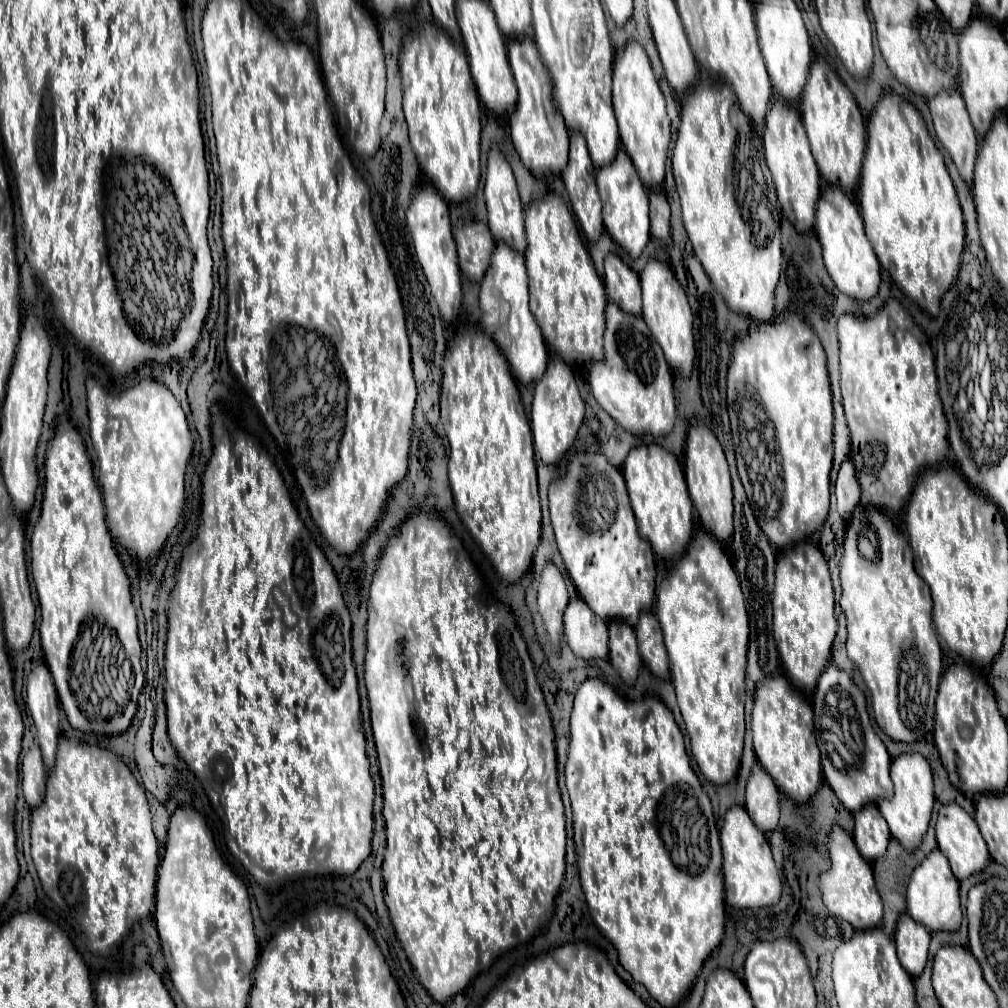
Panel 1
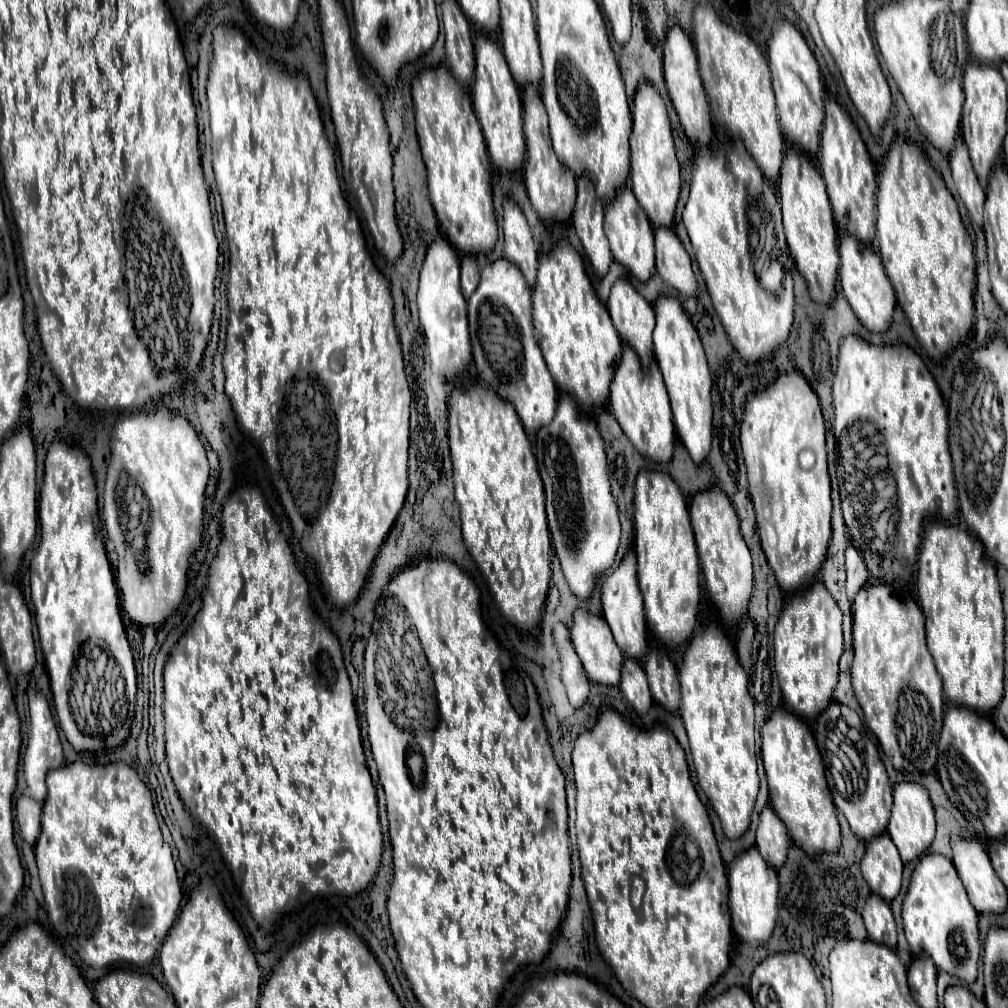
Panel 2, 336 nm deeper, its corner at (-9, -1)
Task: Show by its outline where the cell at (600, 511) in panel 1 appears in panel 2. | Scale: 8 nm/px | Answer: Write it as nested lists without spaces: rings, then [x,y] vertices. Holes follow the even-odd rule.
[[[630,548],[620,566],[604,580],[602,584],[602,616],[608,622],[620,650],[630,658],[642,658],[646,650],[646,616],[644,616],[644,600],[640,588],[636,586],[636,554]]]

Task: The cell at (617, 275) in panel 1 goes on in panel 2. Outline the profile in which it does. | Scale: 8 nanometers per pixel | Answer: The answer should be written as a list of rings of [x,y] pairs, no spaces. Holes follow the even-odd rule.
[[[618,278],[612,286],[608,298],[610,318],[624,342],[628,342],[648,366],[652,356],[652,330],[654,330],[654,310],[652,304],[638,294],[638,290],[626,280]]]

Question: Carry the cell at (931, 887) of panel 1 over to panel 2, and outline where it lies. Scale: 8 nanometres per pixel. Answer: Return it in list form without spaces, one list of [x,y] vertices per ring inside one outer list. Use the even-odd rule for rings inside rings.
[[[926,854],[912,872],[908,894],[902,904],[902,920],[906,940],[910,944],[912,954],[924,950],[934,962],[938,970],[944,970],[952,976],[958,976],[966,982],[976,980],[980,942],[978,942],[978,912],[968,900],[968,894],[956,874],[954,864],[942,854]],[[958,932],[966,946],[966,958],[958,960],[950,950],[950,936]]]

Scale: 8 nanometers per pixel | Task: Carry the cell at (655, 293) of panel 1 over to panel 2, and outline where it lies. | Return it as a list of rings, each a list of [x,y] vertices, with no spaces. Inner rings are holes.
[[[658,296],[658,300],[654,302],[654,312],[656,312],[654,358],[664,374],[674,414],[674,426],[682,444],[688,448],[692,460],[696,464],[702,464],[710,452],[712,442],[712,402],[710,402],[712,378],[704,356],[704,348],[694,324],[690,322],[678,298]]]

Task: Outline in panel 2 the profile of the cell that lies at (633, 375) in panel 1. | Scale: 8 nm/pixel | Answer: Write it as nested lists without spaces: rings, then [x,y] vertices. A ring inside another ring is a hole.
[[[624,344],[624,354],[620,364],[614,370],[614,378],[610,384],[610,408],[622,426],[622,430],[628,434],[630,442],[636,446],[636,450],[656,462],[668,462],[672,458],[672,448],[676,440],[676,428],[672,420],[672,408],[668,390],[660,372],[658,362],[652,358],[650,366],[642,368],[642,362],[634,348]]]

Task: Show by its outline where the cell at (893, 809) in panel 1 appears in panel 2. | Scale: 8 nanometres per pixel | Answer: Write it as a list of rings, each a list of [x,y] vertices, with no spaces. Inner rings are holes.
[[[900,782],[894,786],[894,806],[888,824],[888,834],[894,840],[896,848],[900,850],[902,862],[916,860],[930,848],[936,834],[936,820],[934,820],[934,806],[930,802],[930,794],[922,784]]]

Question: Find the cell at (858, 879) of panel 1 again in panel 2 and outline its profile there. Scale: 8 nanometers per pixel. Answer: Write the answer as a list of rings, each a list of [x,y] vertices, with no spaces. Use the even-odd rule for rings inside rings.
[[[870,894],[862,910],[862,918],[868,930],[868,938],[872,942],[880,942],[890,948],[896,948],[896,922],[890,904],[884,898]]]

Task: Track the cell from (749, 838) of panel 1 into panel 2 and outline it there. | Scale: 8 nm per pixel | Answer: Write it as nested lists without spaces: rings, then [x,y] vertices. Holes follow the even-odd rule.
[[[756,846],[738,854],[728,866],[728,886],[730,886],[730,914],[734,932],[748,944],[762,944],[770,938],[776,918],[778,918],[778,874],[770,866]]]

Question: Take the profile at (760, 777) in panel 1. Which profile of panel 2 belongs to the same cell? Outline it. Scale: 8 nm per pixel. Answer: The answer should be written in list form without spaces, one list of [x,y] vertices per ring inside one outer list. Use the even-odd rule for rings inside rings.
[[[766,806],[760,814],[760,824],[758,824],[758,836],[756,836],[756,848],[760,850],[762,858],[780,868],[786,862],[790,838],[784,822],[778,818],[772,806]]]

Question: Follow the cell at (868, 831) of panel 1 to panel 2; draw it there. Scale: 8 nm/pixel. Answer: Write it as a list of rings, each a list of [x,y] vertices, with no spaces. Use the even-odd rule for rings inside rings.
[[[886,832],[866,842],[866,854],[860,868],[870,890],[882,896],[886,902],[892,902],[902,886],[904,864],[900,860],[898,848]]]

